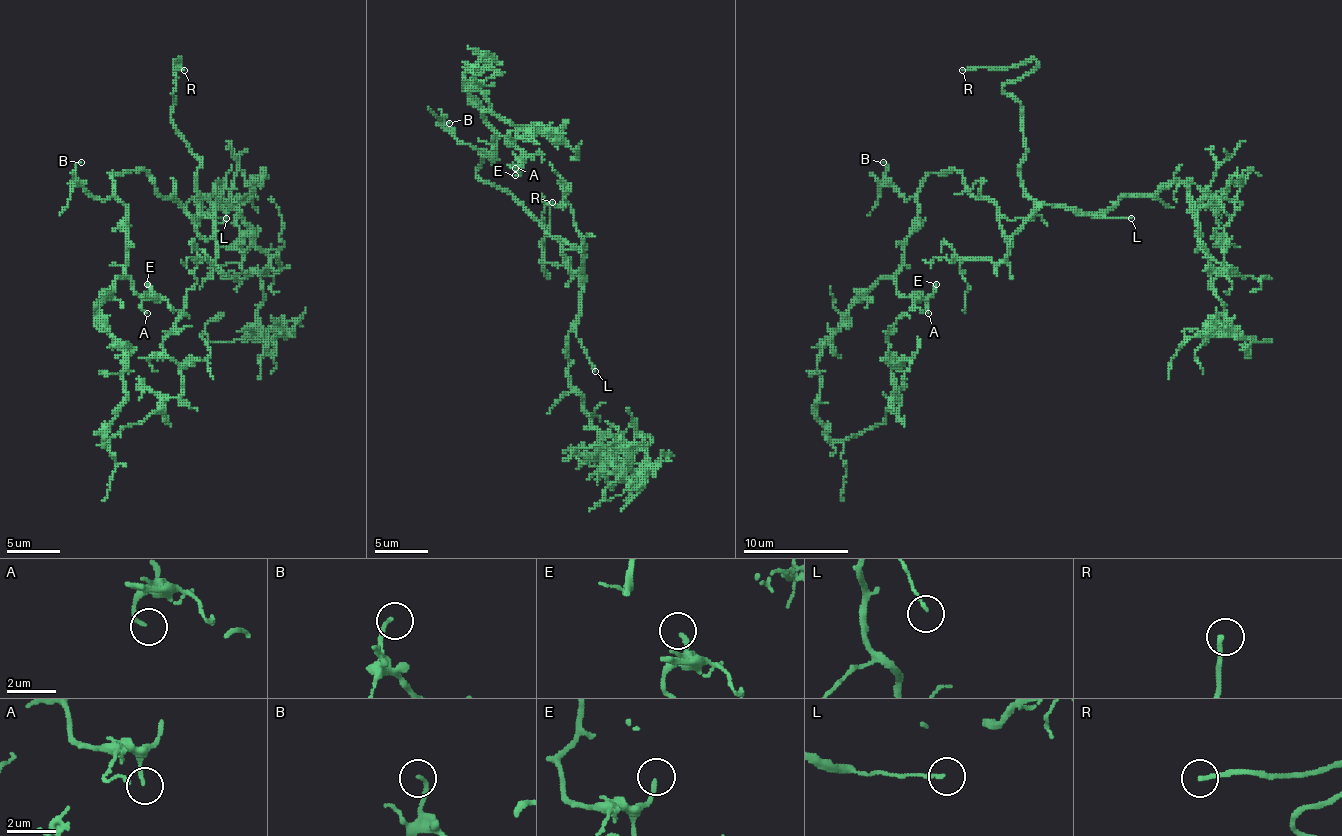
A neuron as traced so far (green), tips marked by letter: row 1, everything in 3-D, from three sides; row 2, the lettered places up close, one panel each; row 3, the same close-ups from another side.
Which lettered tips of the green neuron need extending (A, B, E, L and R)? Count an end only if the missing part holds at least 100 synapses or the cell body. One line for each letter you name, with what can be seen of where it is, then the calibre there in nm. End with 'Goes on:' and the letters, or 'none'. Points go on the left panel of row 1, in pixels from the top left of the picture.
R: Place: (184, 70). Thickness 170 nm
Goes on: R

